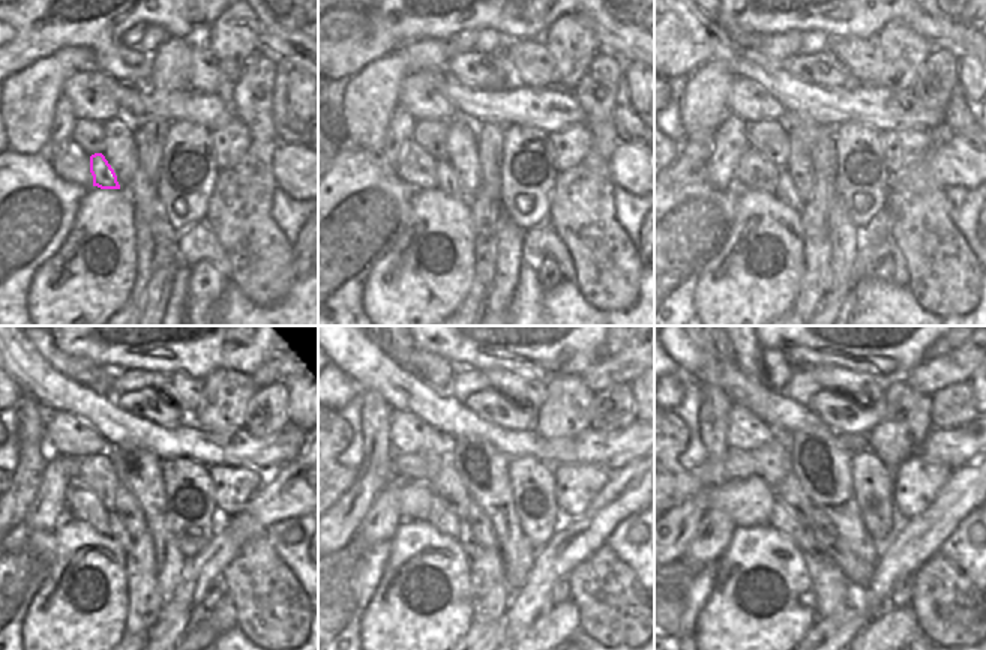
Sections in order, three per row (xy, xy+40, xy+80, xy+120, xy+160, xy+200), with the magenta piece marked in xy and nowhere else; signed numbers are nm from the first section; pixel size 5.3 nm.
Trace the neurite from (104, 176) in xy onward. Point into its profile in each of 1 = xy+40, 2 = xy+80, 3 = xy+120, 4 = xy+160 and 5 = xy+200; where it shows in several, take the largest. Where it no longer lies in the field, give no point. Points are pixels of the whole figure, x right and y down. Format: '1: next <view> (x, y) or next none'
1: next xy+40 (447, 182)
2: next xy+80 (787, 191)
3: next xy+120 (117, 532)
4: next xy+160 (462, 535)
5: next xy+200 (802, 538)

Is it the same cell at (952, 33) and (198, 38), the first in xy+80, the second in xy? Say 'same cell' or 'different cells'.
different cells

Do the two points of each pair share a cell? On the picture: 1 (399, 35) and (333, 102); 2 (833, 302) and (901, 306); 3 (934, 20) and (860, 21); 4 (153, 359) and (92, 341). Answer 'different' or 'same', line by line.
1: different
2: different
3: same
4: same

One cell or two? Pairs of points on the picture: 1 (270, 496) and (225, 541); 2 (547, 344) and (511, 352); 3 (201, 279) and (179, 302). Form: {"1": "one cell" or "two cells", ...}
{"1": "one cell", "2": "one cell", "3": "two cells"}

